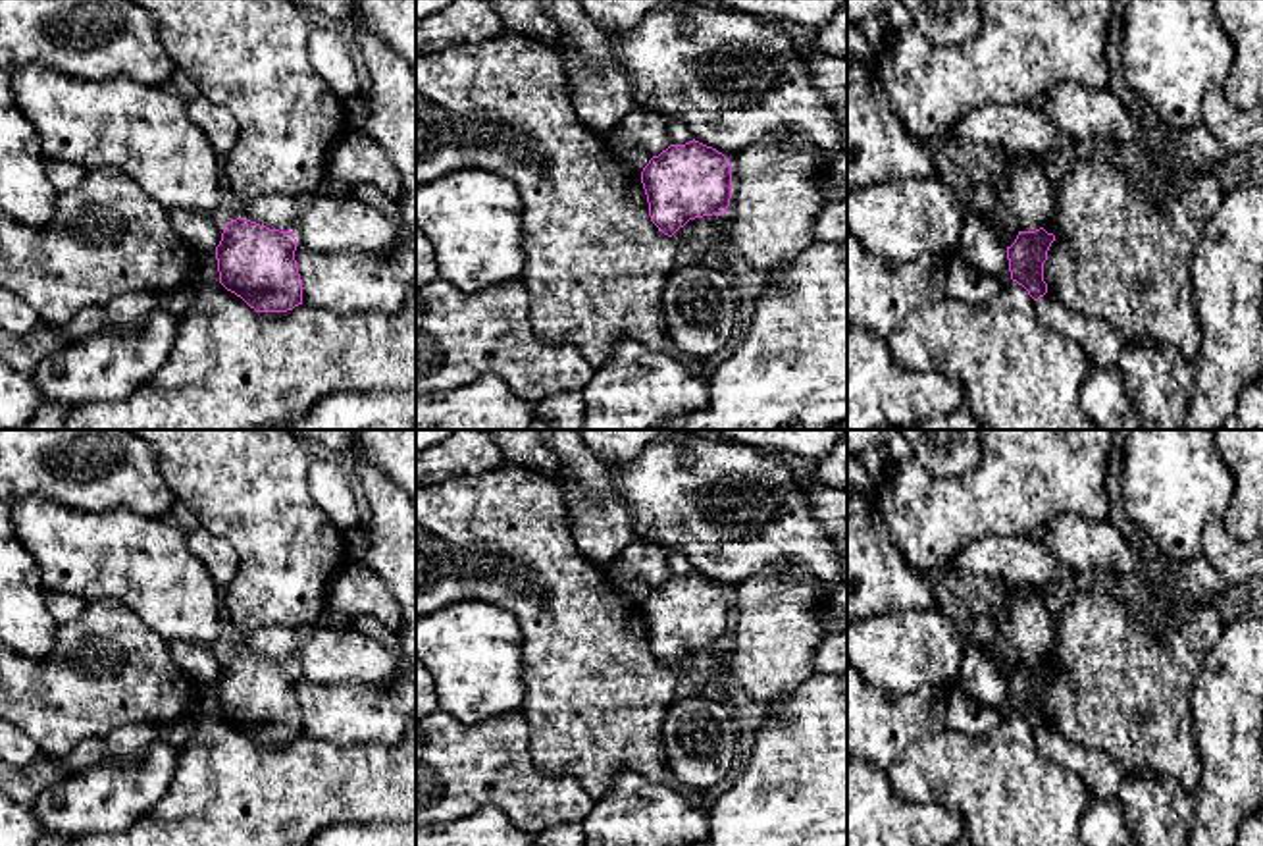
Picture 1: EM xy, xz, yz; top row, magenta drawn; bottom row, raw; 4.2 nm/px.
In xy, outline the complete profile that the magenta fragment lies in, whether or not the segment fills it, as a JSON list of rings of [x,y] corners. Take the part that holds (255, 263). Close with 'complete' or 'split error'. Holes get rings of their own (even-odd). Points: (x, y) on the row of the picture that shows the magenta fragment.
[[[237,218],[216,247],[219,283],[256,312],[287,312],[302,304],[302,279],[293,231]]]; complete

